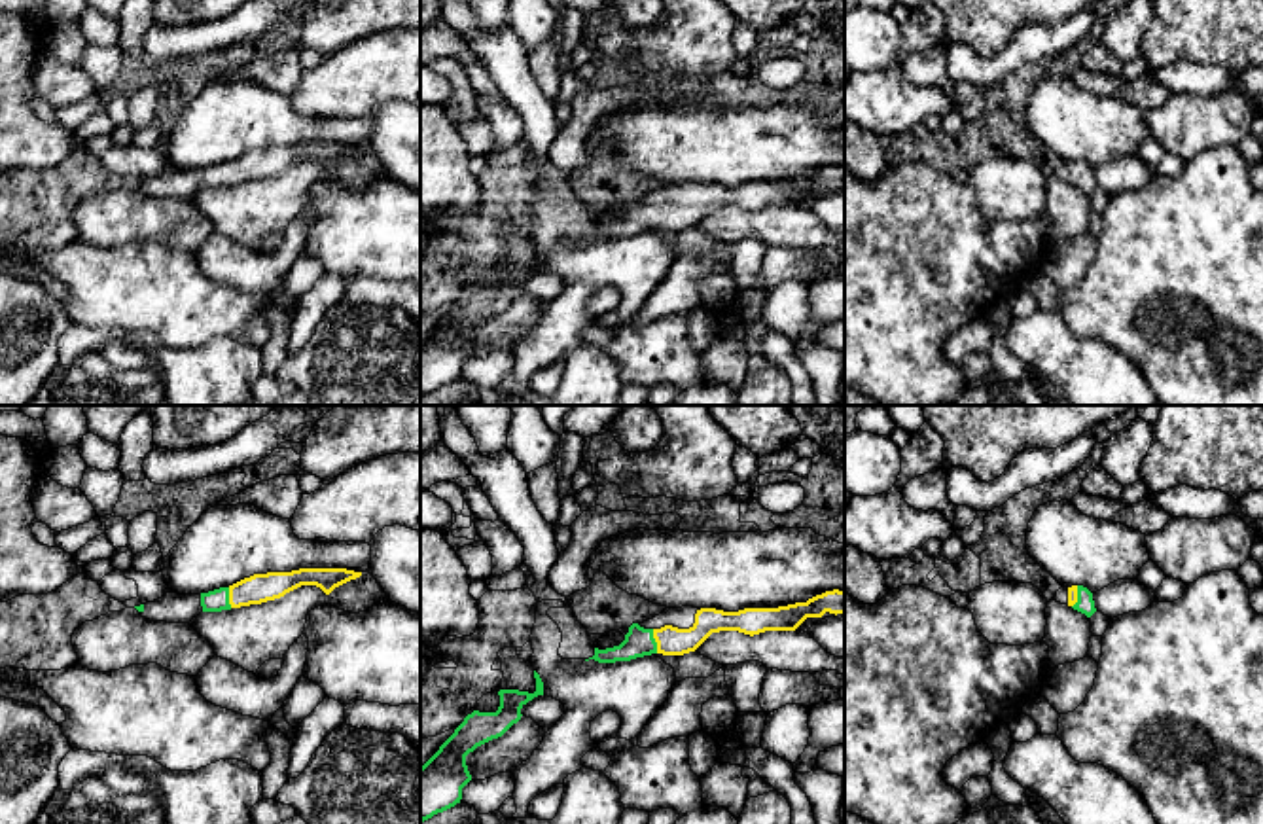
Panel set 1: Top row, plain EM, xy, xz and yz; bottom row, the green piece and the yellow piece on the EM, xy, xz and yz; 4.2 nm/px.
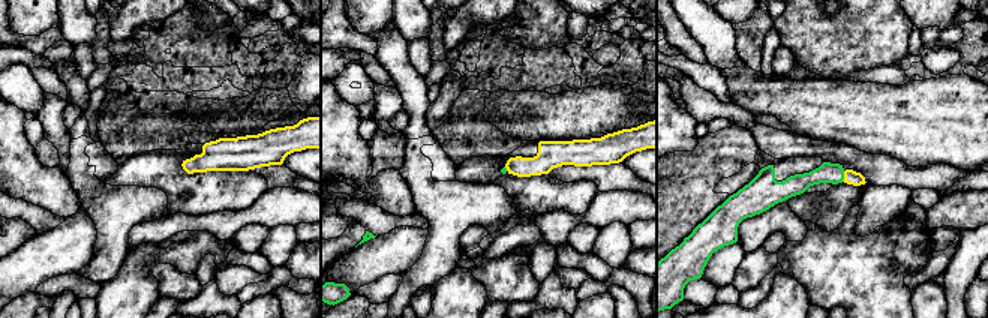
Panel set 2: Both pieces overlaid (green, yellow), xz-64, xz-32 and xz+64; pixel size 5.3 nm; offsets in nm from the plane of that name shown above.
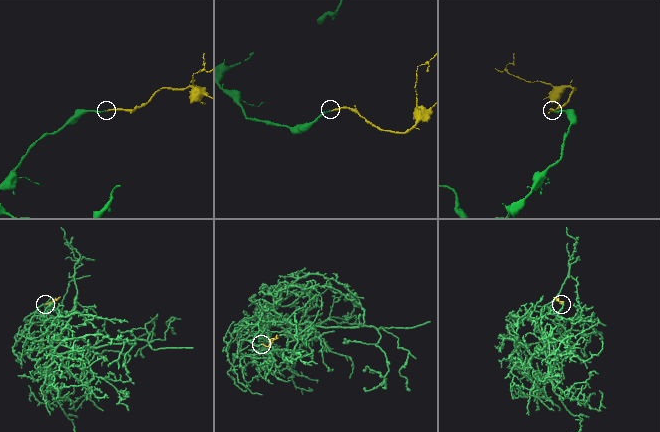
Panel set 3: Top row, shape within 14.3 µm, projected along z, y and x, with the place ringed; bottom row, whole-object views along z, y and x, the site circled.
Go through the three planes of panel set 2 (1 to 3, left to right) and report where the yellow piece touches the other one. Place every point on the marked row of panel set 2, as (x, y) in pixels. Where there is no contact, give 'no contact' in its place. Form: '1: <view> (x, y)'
1: no contact
2: xz-32 (505, 168)
3: xz+64 (843, 176)

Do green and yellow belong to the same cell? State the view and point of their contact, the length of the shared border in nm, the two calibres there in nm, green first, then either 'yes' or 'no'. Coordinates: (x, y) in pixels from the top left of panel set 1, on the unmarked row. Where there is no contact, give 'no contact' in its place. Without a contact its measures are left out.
xz (654, 216) | 110 nm | 120/130 nm | yes

